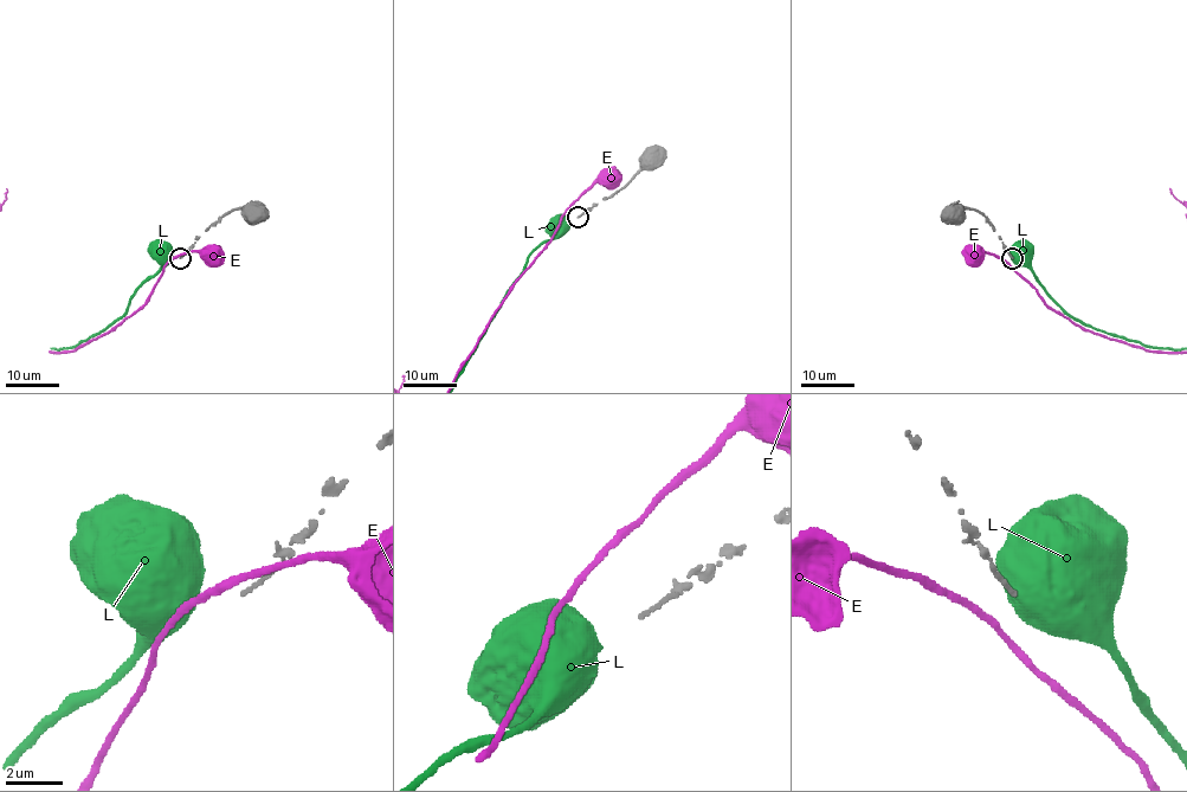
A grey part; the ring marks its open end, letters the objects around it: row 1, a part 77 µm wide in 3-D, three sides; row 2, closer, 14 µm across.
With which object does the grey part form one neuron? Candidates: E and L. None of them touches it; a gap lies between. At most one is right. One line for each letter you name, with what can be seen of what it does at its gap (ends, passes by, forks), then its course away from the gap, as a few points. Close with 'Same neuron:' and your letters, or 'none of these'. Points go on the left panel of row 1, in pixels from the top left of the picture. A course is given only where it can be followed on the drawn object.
Same neuron: none of these

